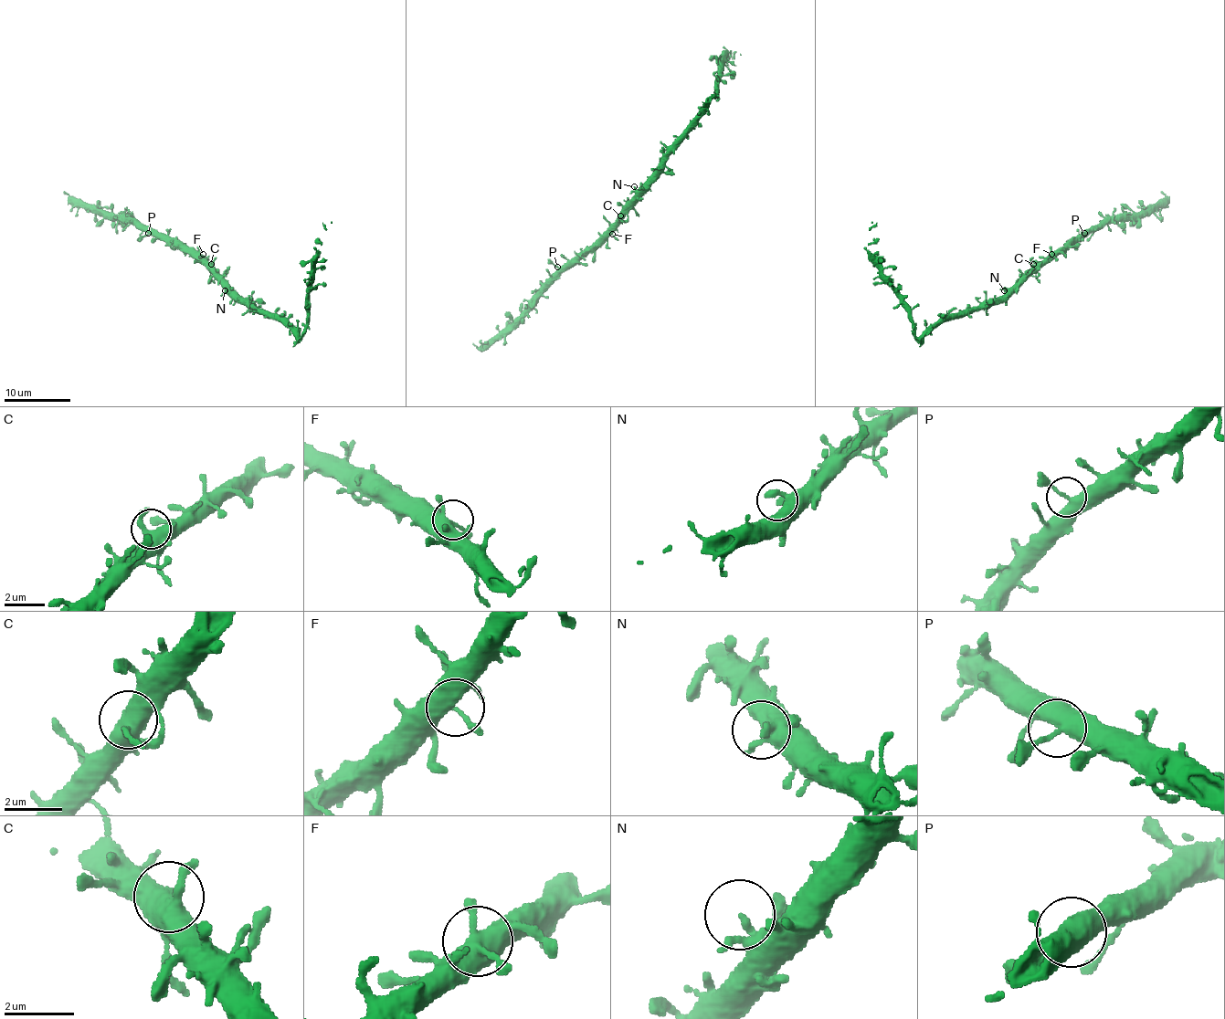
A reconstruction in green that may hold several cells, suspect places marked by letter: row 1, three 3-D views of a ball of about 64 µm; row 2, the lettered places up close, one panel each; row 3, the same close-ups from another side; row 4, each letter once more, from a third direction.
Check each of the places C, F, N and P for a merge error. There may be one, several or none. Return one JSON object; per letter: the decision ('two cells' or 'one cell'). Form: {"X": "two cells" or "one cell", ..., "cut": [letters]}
{"C": "one cell", "F": "one cell", "N": "one cell", "P": "one cell", "cut": []}

